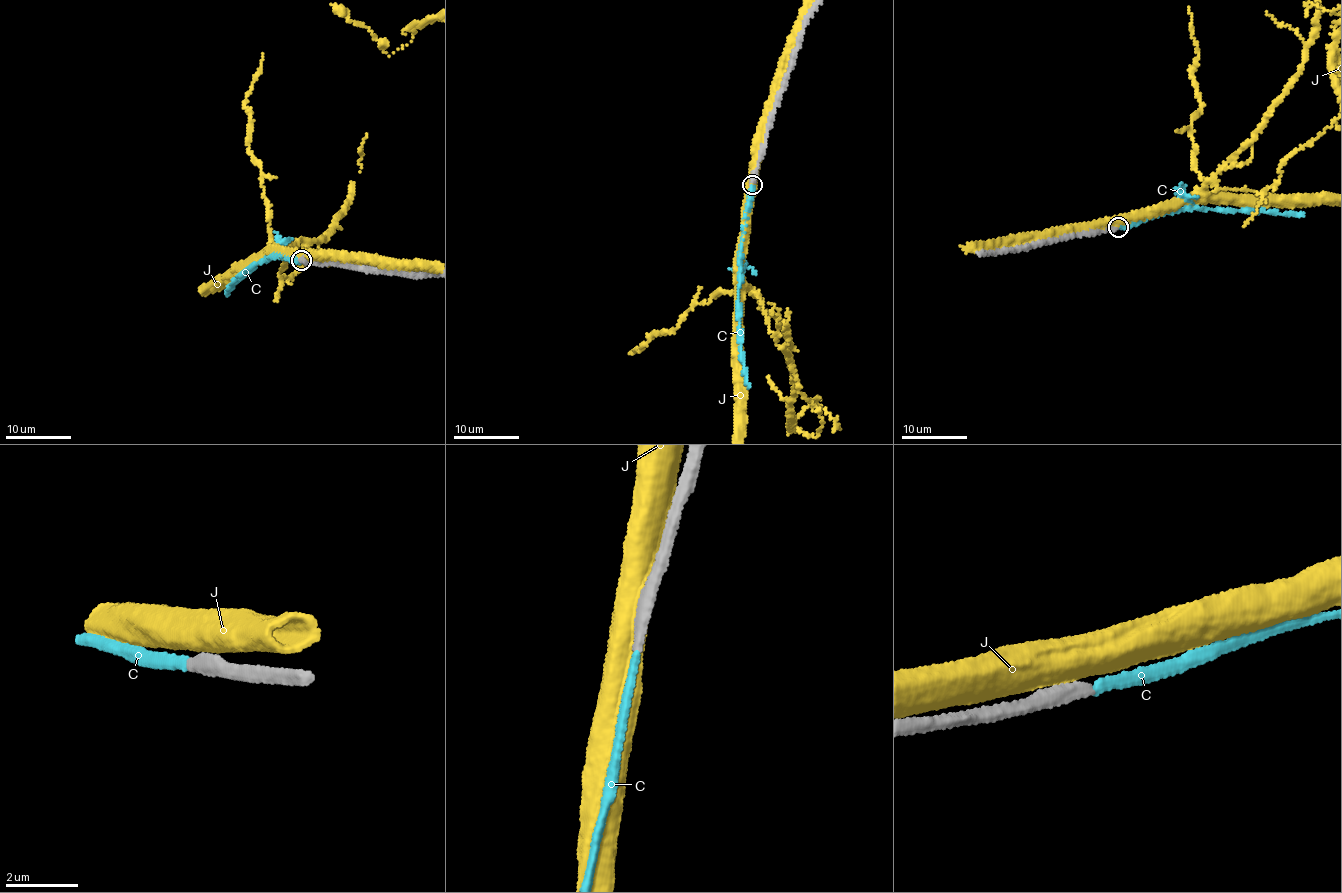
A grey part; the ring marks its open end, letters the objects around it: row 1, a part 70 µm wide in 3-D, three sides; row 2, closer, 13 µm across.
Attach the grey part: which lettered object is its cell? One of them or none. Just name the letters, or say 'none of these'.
C

